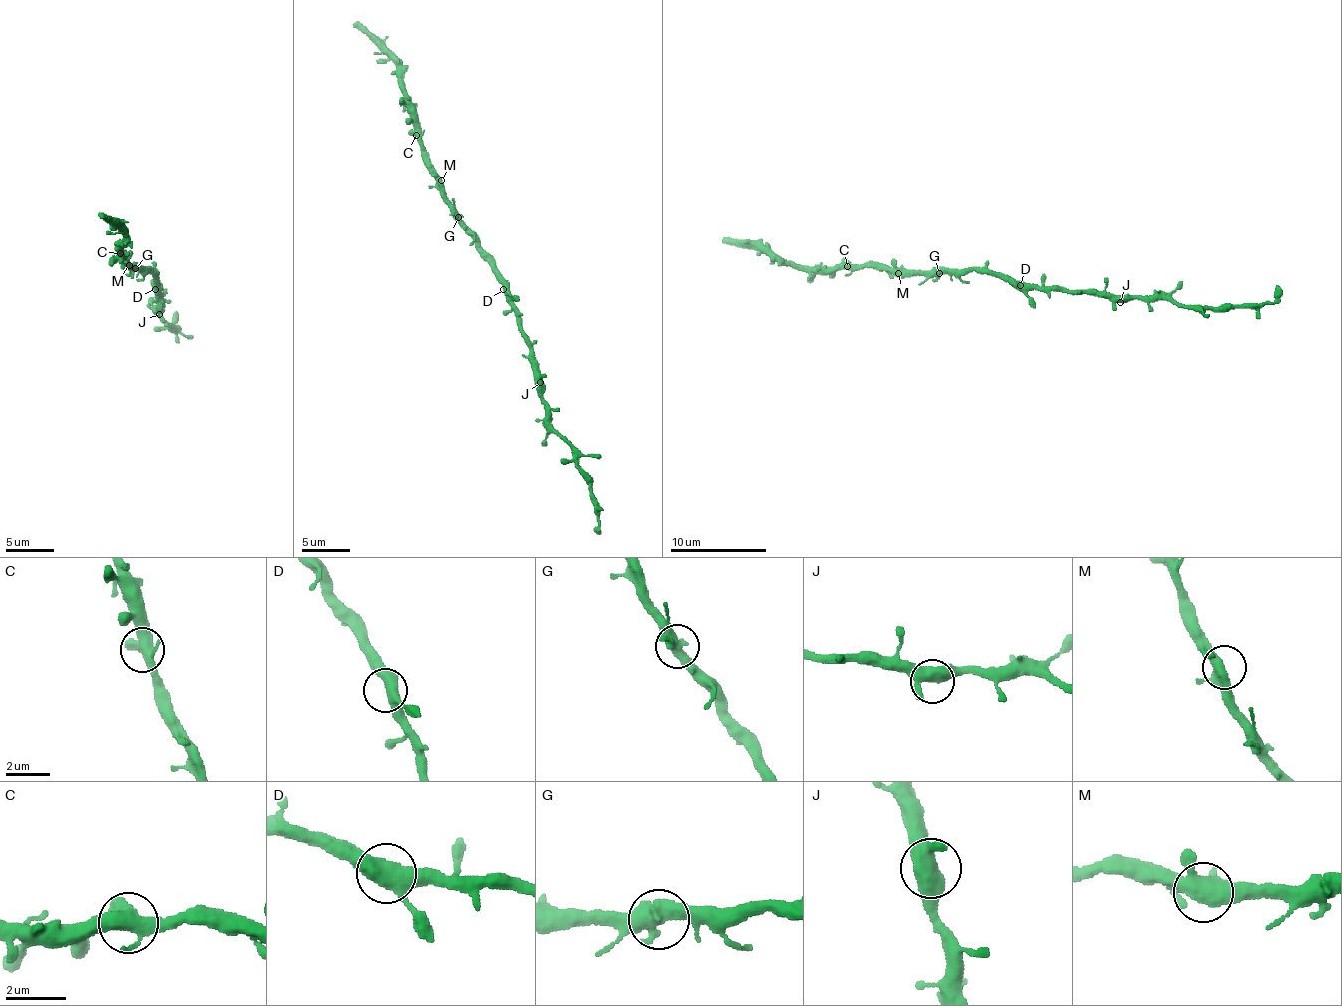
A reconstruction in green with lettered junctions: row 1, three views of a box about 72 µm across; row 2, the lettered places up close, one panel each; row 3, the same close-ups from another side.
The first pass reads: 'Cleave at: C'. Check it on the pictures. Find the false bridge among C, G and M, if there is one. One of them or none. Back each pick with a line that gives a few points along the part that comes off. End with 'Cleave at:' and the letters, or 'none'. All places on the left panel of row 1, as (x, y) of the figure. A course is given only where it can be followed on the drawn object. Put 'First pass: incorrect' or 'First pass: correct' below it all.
Cleave at: none
First pass: incorrect

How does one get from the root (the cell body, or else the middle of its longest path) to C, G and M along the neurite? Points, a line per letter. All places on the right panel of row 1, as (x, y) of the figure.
C: (1003, 275), (979, 271), (893, 273), (879, 266), (847, 266)
G: (1003, 275), (979, 271), (938, 272)
M: (1003, 275), (979, 271), (898, 273)

